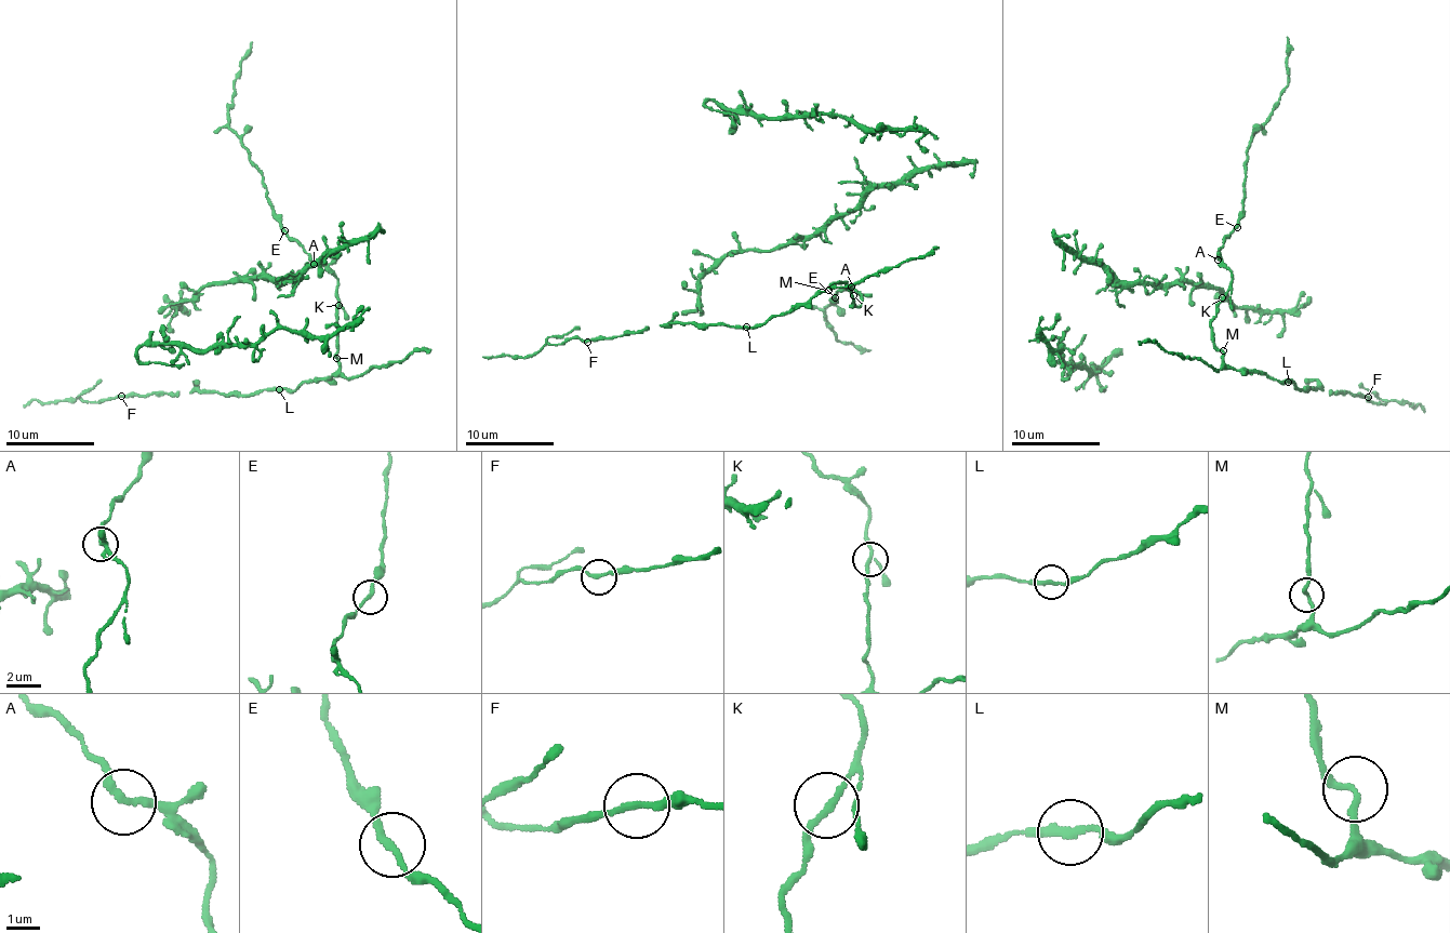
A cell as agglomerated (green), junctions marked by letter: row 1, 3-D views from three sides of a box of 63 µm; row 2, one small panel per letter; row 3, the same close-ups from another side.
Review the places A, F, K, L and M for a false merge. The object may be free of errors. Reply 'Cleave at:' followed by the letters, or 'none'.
Cleave at: none

